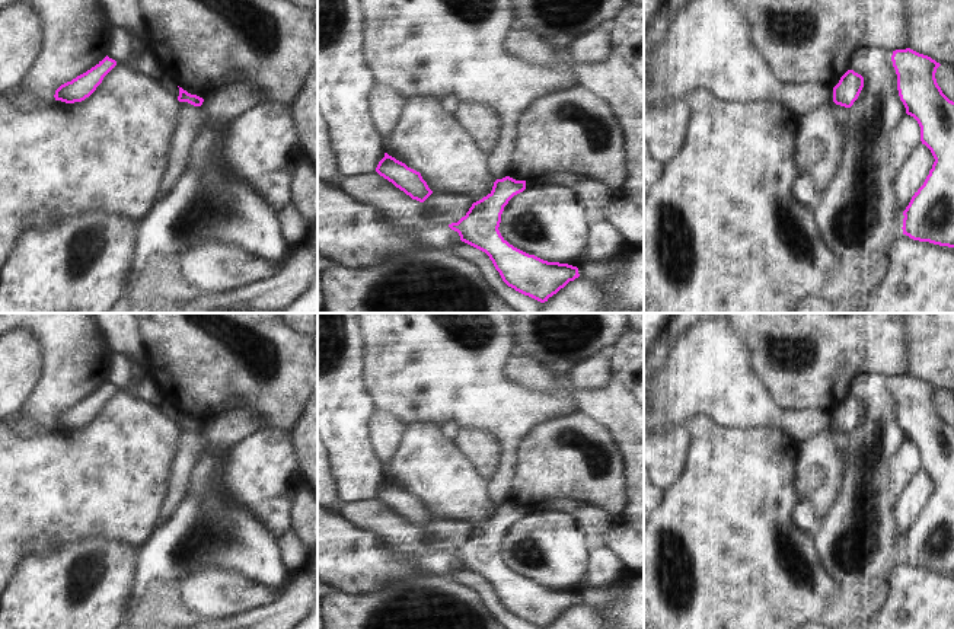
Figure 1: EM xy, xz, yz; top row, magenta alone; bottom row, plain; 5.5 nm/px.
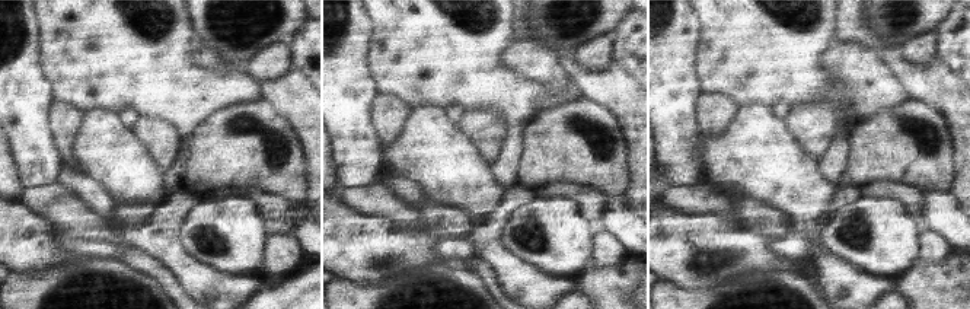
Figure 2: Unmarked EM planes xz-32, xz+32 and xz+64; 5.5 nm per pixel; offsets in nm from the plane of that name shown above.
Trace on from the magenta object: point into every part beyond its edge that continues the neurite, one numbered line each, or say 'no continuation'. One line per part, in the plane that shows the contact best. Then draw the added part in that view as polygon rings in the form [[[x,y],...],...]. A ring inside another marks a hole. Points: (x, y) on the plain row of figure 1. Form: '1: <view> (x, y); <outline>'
no continuation

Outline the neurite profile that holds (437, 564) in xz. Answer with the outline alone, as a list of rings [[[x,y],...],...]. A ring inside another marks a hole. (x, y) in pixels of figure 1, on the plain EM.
[[[433,552],[424,556],[415,555],[399,555],[398,559],[411,568],[415,575],[446,575],[456,566],[460,566],[457,558],[452,556],[449,552]]]

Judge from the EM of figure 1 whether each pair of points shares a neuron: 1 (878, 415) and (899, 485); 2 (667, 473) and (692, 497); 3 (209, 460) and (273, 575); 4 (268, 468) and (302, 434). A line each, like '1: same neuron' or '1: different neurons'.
1: different neurons
2: different neurons
3: same neuron
4: different neurons

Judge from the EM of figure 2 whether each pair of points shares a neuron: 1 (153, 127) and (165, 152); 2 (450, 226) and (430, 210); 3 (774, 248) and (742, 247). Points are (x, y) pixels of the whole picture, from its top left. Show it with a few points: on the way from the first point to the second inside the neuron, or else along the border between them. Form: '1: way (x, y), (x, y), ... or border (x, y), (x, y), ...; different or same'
1: way (153, 133), (163, 146); same
2: way (446, 222), (442, 222), (434, 214); same
3: border (768, 242), (766, 248), (772, 254), (794, 261); different

